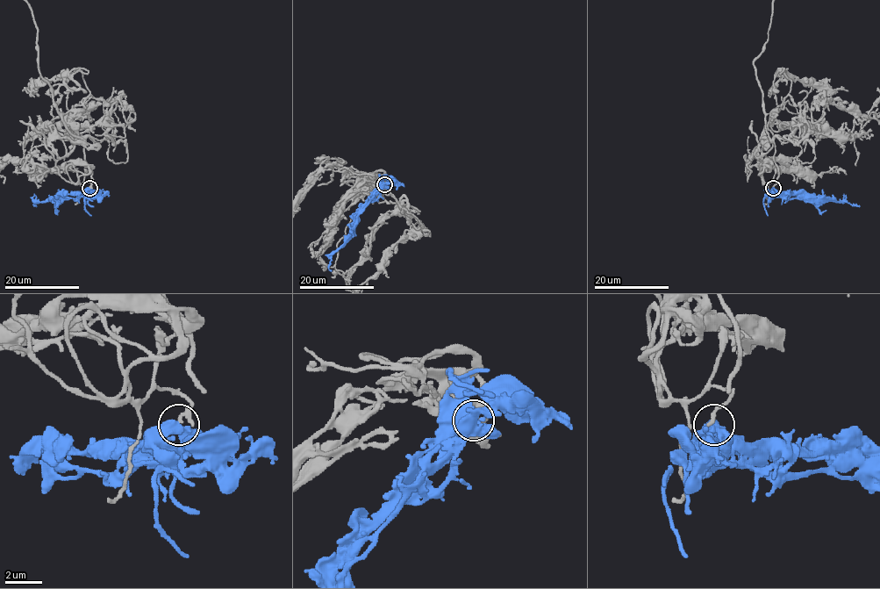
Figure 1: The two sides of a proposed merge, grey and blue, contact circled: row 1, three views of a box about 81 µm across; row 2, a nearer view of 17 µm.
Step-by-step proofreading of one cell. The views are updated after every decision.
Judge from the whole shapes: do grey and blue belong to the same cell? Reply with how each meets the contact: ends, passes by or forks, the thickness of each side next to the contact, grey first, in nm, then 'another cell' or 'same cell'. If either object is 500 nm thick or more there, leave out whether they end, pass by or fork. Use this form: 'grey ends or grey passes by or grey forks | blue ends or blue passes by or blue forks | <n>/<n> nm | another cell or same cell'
grey passes by | blue forks | 170/440 nm | same cell

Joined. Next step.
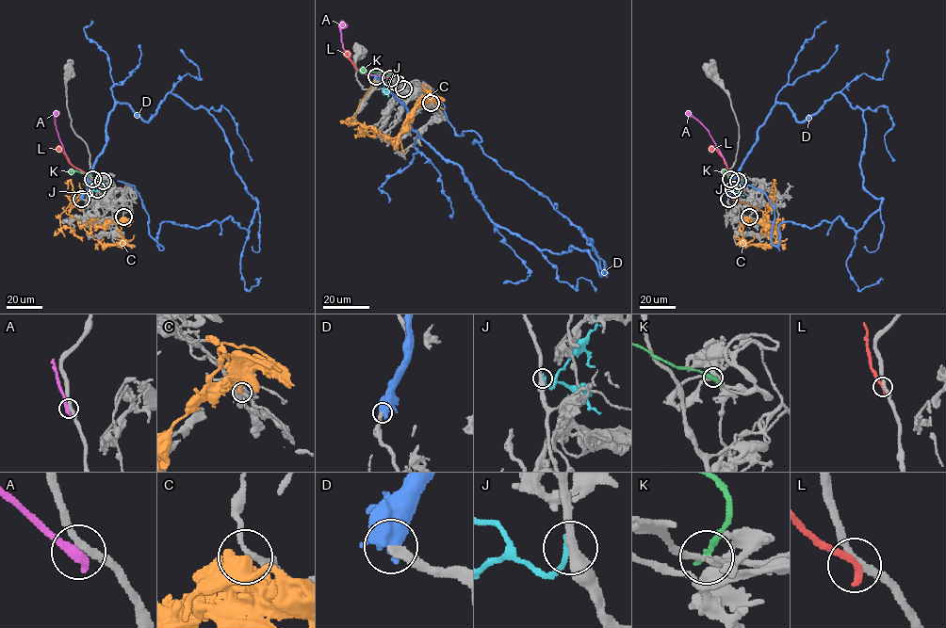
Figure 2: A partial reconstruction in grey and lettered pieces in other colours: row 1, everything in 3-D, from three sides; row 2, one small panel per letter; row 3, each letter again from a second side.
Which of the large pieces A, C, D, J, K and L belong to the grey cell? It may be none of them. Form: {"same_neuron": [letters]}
{"same_neuron": ["C"]}

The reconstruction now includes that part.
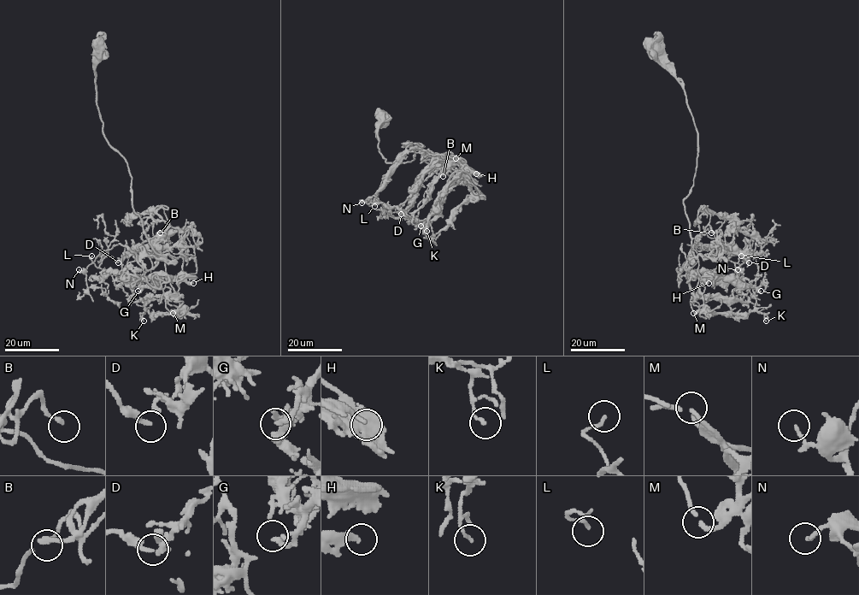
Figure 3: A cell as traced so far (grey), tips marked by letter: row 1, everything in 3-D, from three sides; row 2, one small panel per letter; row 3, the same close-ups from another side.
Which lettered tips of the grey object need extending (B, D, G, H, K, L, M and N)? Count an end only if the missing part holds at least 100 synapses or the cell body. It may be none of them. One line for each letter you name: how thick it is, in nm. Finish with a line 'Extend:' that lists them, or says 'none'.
B: 180 nm thick
Extend: B

